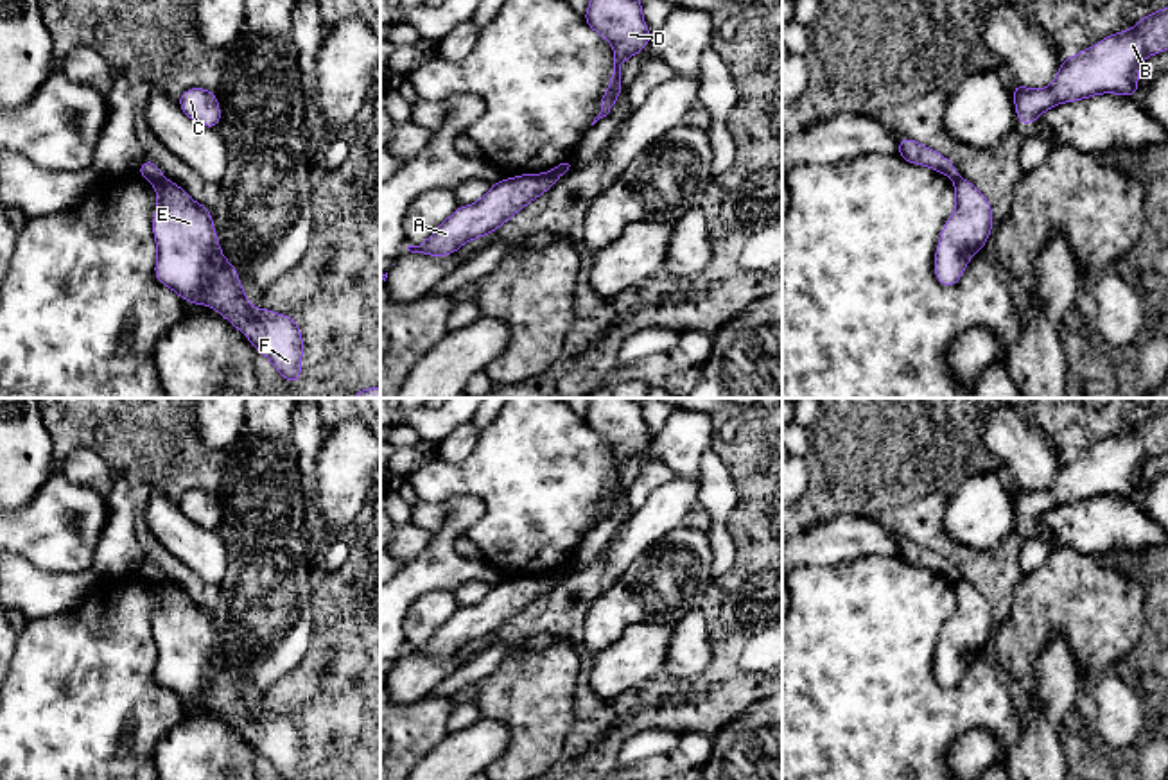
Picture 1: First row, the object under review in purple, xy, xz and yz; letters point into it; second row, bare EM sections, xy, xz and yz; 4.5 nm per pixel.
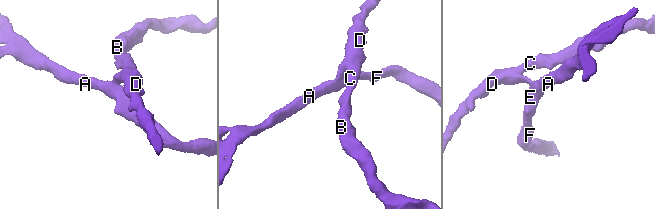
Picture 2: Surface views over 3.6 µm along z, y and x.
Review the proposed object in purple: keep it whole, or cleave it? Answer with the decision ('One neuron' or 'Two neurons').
Two neurons

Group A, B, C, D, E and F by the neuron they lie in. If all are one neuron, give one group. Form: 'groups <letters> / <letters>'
groups A E F / B C D

